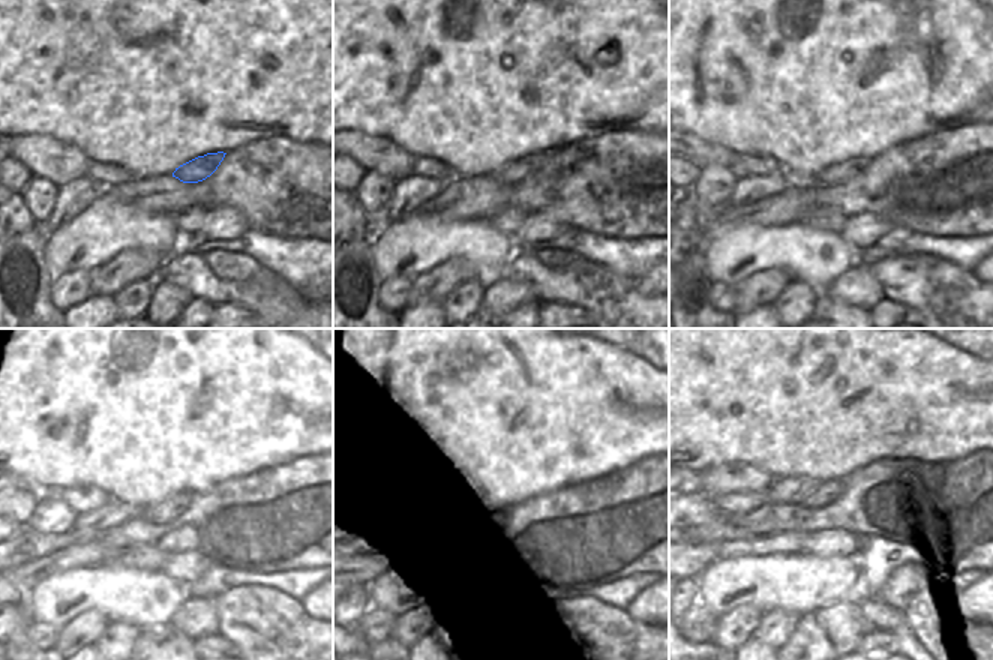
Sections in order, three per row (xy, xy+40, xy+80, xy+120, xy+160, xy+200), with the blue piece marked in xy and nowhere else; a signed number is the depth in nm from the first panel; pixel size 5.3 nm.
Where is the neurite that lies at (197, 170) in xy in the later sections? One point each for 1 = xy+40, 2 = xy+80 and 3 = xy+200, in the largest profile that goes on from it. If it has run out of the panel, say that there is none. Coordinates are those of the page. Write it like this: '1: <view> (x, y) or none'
1: xy+40 (518, 170)
2: xy+80 (845, 171)
3: xy+200 (827, 494)

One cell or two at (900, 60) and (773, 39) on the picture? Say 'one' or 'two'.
one

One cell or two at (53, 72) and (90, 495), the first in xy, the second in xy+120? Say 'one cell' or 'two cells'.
two cells

